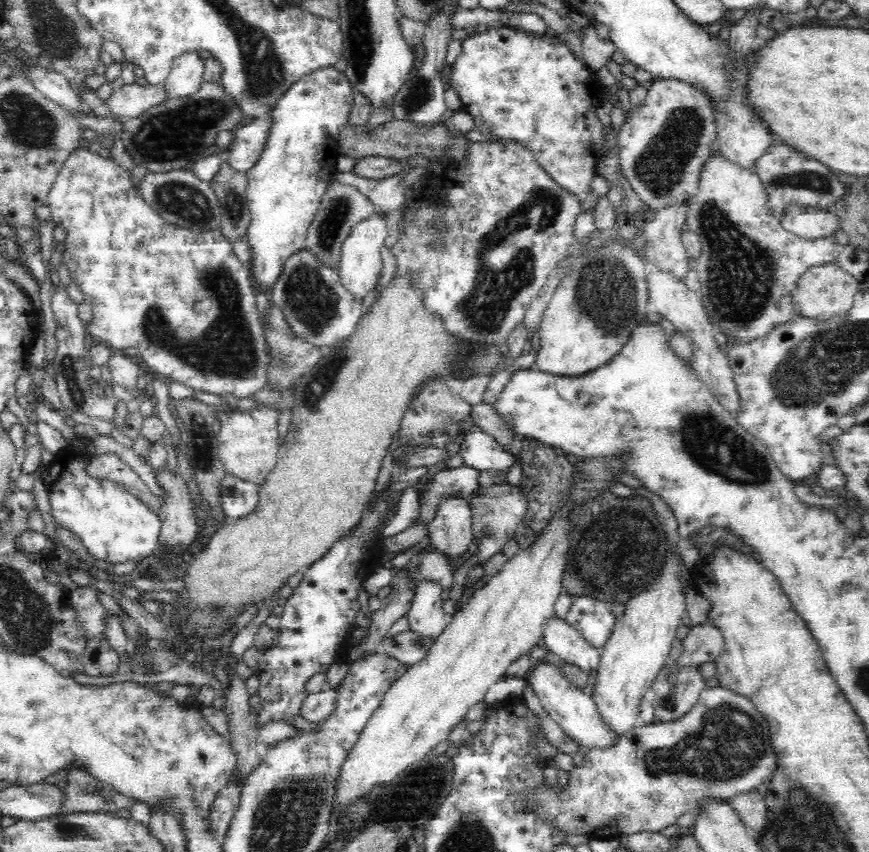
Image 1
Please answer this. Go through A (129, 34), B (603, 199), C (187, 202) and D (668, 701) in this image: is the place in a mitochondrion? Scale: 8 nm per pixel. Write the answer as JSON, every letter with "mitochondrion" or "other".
{"A":"other","B":"other","C":"mitochondrion","D":"mitochondrion"}

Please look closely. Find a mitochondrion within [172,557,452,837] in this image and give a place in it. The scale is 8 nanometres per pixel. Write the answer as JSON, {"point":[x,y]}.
{"point":[188,783]}

